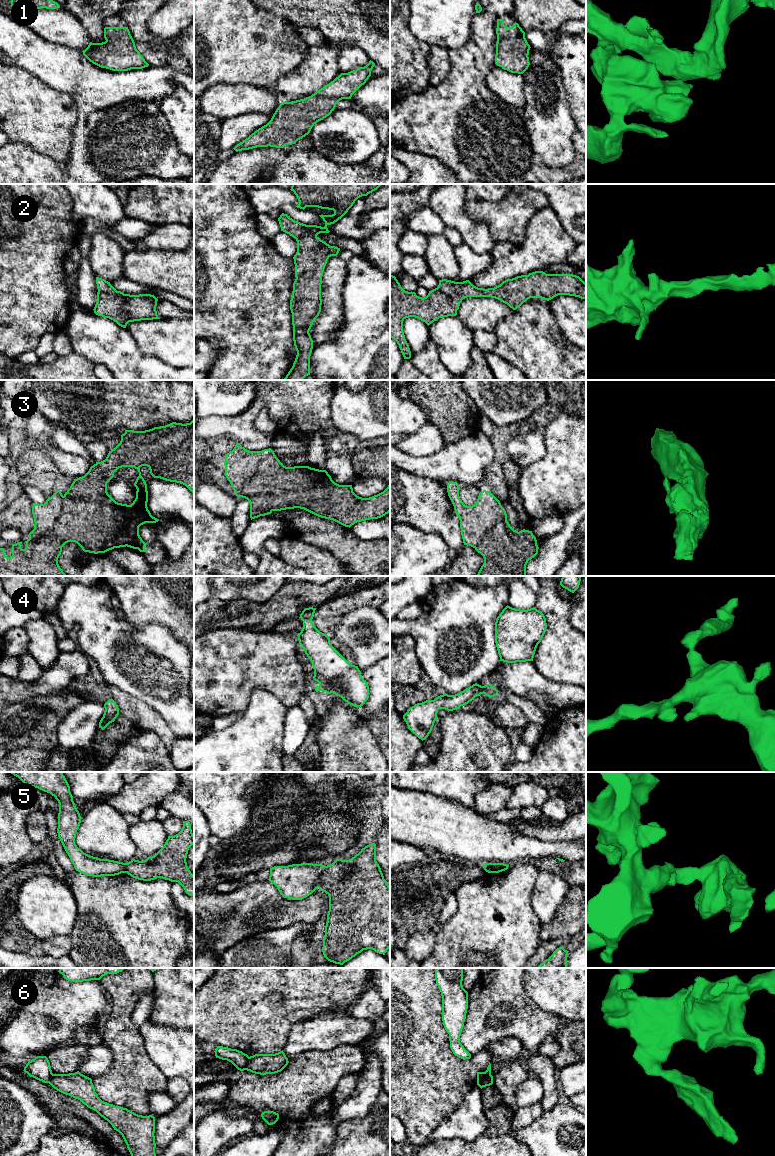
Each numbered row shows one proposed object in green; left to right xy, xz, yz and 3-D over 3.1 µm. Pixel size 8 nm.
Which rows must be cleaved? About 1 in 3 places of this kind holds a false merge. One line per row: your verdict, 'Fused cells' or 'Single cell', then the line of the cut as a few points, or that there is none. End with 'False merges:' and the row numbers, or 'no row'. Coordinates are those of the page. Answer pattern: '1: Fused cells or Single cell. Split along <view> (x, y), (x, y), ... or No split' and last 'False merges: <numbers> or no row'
1: Single cell. No split
2: Single cell. No split
3: Single cell. No split
4: Single cell. No split
5: Fused cells. Split along xz (323, 866), (318, 887)
6: Fused cells. Split along xz (249, 1057), (244, 1069)
False merges: 5, 6

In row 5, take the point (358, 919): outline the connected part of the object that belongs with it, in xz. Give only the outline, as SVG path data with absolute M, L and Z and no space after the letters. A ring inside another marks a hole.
M376 844L365 846L349 860L336 859L332 864L323 866L319 889L329 896L329 911L322 947L324 957L330 962L343 965L367 949L385 955L390 948L390 886L376 861Z

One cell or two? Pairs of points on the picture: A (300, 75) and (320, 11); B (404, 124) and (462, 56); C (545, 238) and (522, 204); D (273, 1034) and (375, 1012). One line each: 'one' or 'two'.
A: two
B: one
C: two
D: two

